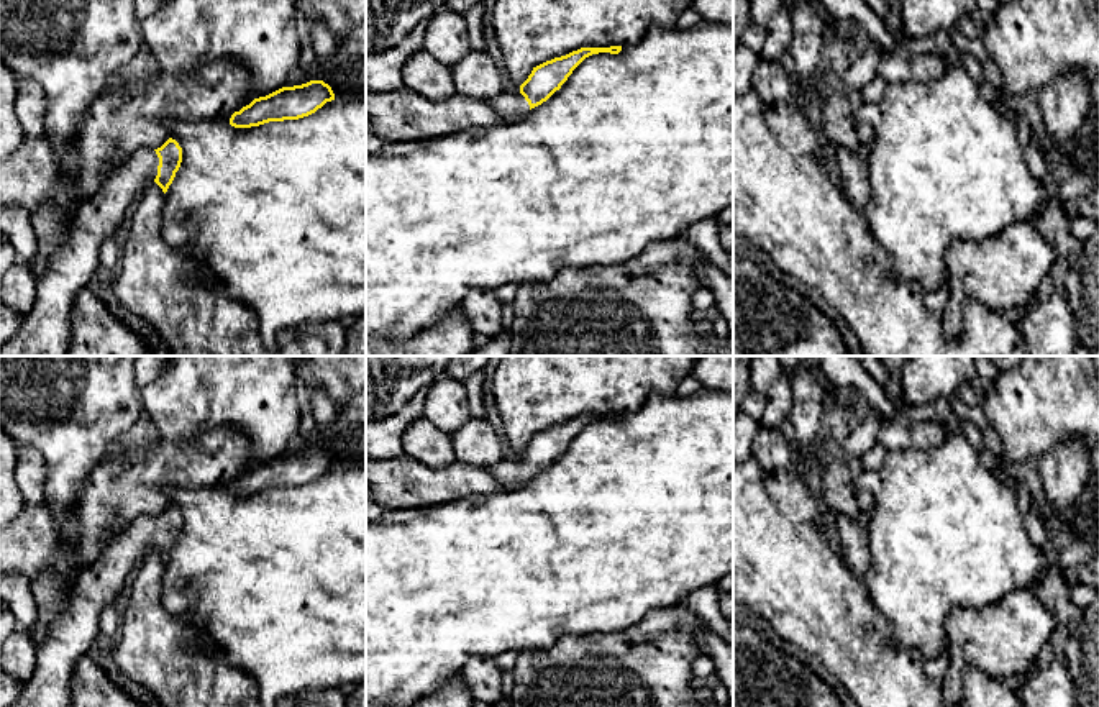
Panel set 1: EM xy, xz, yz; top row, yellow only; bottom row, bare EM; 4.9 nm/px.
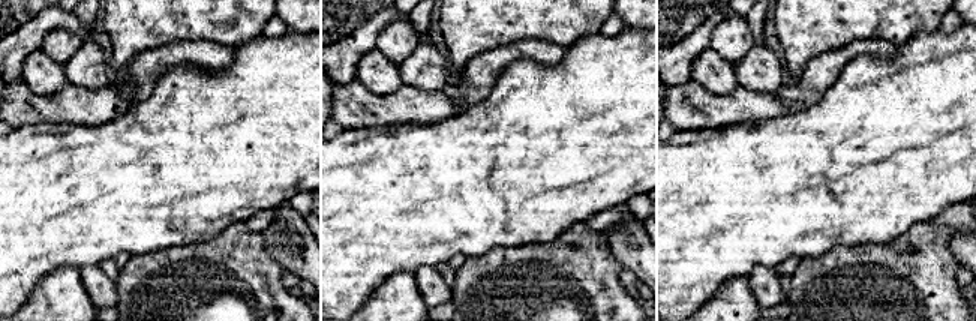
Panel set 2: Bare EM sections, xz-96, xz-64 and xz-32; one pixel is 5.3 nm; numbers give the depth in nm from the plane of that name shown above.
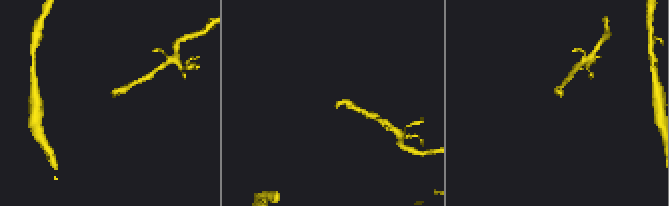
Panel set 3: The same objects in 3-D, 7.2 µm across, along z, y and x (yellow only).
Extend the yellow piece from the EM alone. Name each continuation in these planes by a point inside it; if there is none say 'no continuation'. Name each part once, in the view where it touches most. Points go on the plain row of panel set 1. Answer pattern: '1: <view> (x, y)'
1: xy (69, 638)

